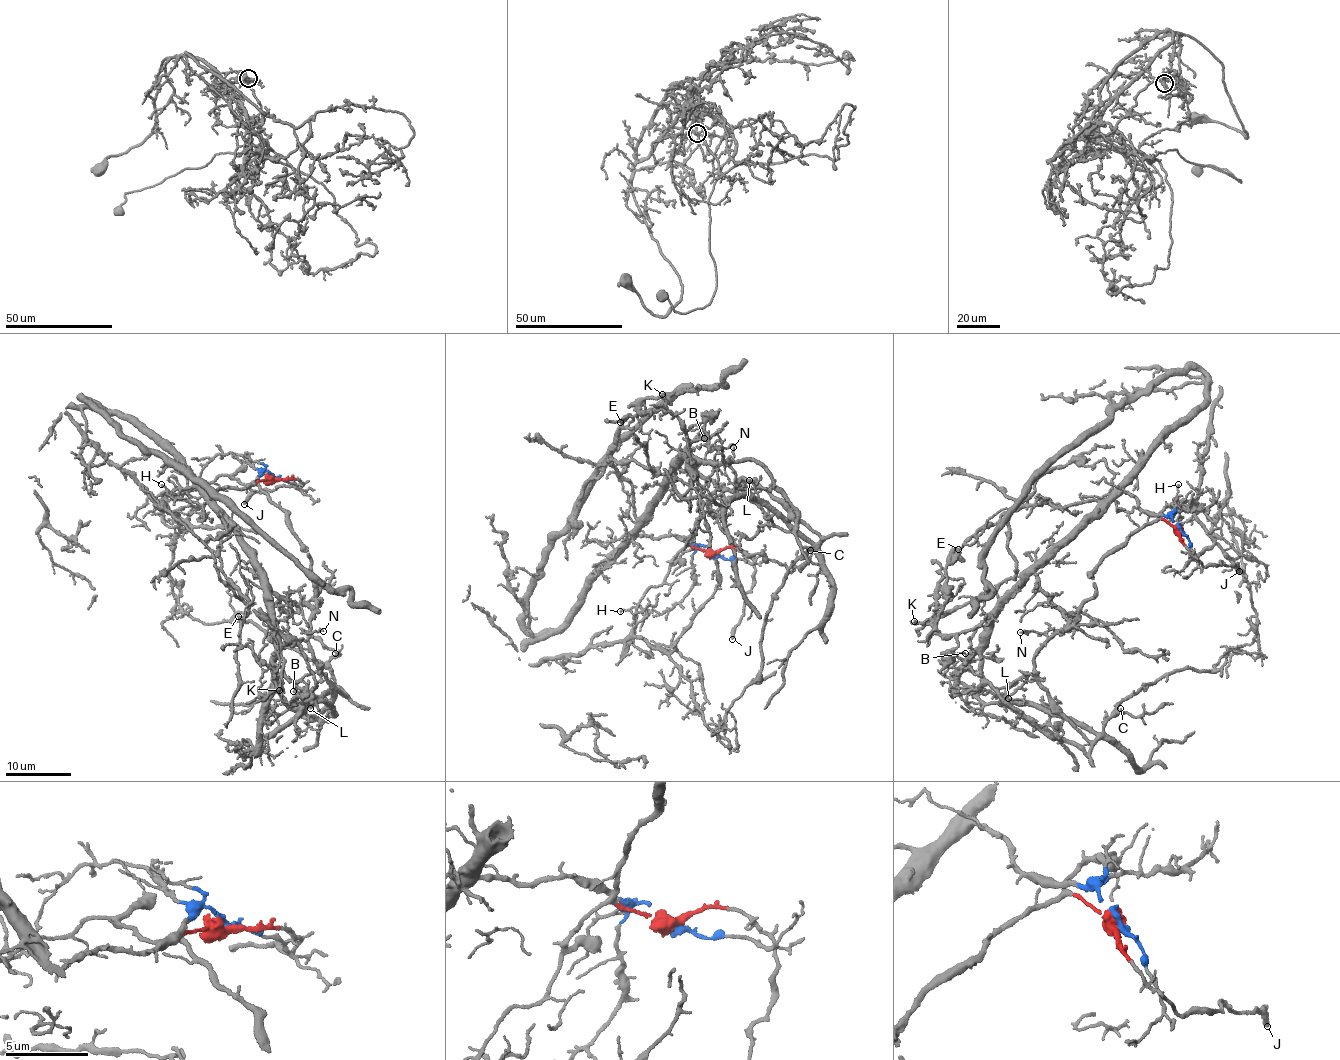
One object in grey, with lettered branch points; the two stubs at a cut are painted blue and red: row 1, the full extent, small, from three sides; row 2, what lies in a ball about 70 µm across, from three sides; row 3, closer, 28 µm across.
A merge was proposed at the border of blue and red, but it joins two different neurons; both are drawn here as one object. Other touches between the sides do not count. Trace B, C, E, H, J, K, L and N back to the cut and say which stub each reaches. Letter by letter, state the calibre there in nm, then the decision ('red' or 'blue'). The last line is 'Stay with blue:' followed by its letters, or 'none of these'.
B: 120 nm thick; blue
C: 130 nm thick; red
E: 130 nm thick; blue
H: 130 nm thick; red
J: 300 nm thick; red
K: 130 nm thick; blue
L: 100 nm thick; red
N: 150 nm thick; red
Stay with blue: B, E, K

